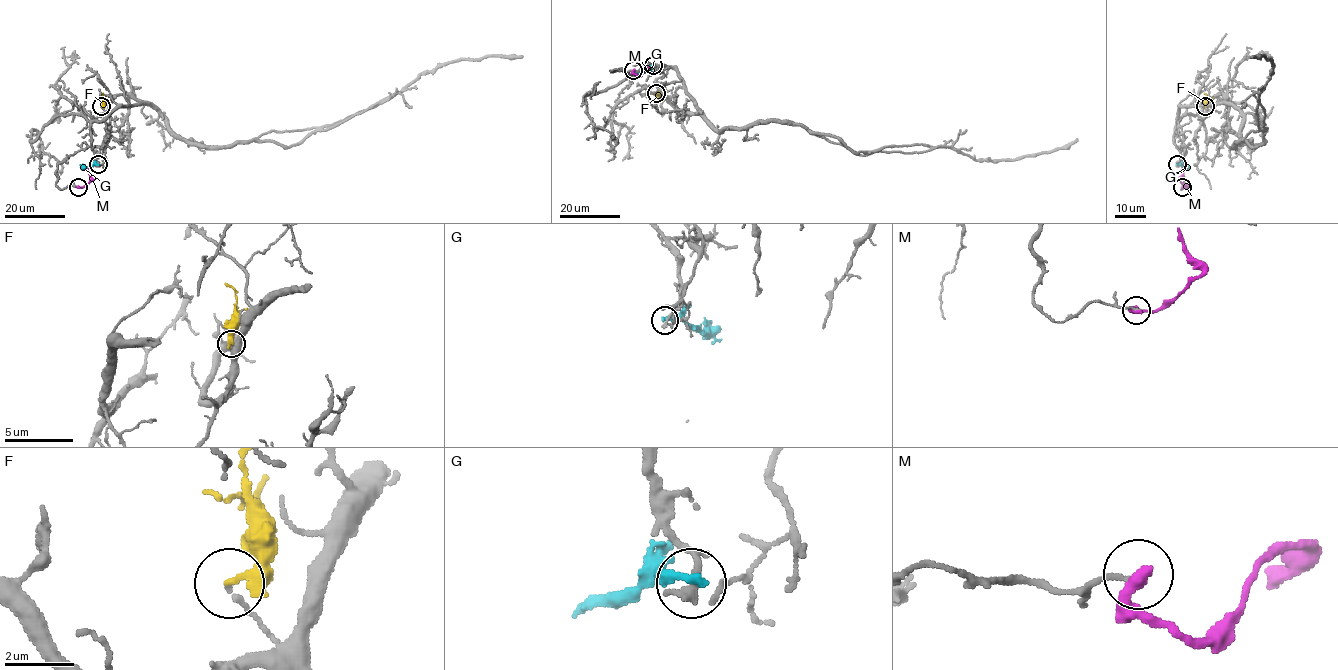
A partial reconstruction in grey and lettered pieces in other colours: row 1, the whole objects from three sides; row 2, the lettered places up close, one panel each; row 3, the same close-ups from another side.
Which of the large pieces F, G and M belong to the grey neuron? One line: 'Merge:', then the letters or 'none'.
Merge: none

